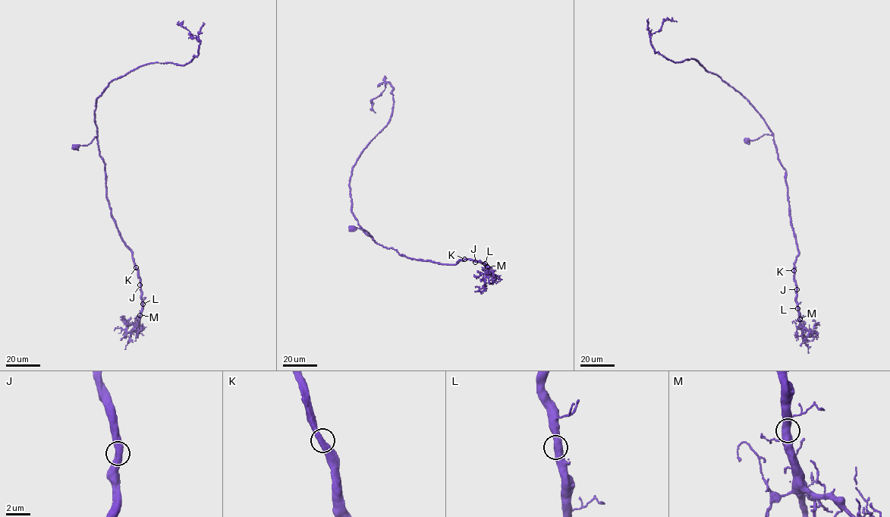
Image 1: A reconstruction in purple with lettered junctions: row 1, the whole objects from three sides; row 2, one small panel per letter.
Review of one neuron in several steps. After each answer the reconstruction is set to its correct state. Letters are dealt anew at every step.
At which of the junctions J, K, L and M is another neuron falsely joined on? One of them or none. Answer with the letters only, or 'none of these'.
none of these

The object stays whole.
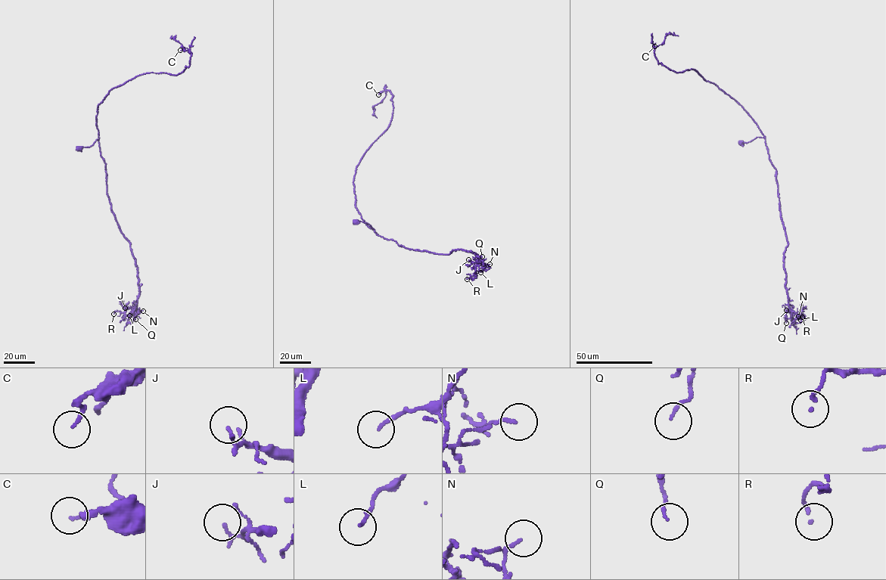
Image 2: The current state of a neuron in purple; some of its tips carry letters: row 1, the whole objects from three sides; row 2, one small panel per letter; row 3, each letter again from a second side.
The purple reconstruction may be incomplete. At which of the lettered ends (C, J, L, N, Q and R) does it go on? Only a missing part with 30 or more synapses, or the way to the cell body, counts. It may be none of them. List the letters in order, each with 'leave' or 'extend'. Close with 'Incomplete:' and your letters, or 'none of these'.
C: extend
J: leave
L: leave
N: leave
Q: leave
R: leave
Incomplete: C

